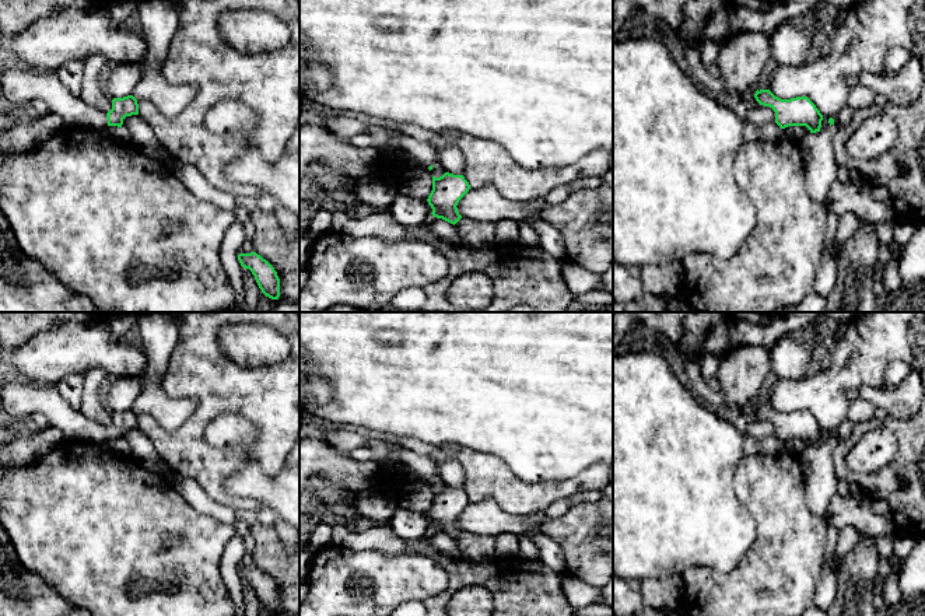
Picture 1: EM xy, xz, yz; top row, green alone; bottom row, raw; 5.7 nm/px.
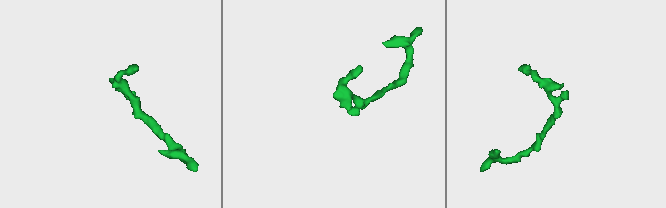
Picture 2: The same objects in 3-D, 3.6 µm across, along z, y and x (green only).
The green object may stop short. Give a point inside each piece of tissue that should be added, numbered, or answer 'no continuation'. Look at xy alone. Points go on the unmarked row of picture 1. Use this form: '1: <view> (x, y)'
1: xy (21, 399)

